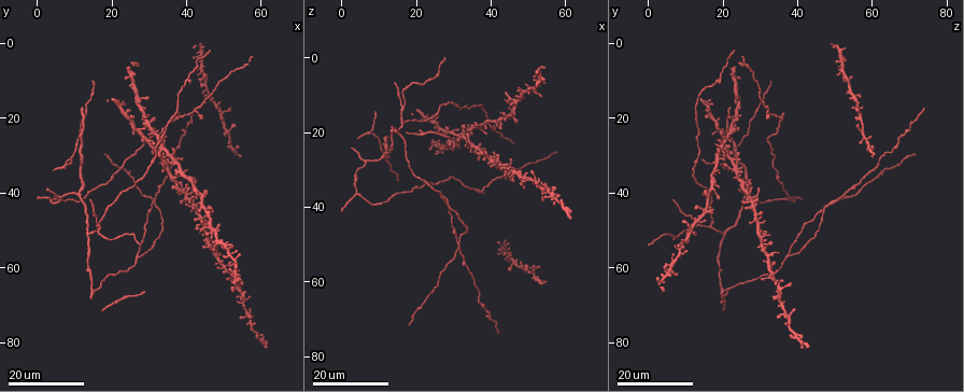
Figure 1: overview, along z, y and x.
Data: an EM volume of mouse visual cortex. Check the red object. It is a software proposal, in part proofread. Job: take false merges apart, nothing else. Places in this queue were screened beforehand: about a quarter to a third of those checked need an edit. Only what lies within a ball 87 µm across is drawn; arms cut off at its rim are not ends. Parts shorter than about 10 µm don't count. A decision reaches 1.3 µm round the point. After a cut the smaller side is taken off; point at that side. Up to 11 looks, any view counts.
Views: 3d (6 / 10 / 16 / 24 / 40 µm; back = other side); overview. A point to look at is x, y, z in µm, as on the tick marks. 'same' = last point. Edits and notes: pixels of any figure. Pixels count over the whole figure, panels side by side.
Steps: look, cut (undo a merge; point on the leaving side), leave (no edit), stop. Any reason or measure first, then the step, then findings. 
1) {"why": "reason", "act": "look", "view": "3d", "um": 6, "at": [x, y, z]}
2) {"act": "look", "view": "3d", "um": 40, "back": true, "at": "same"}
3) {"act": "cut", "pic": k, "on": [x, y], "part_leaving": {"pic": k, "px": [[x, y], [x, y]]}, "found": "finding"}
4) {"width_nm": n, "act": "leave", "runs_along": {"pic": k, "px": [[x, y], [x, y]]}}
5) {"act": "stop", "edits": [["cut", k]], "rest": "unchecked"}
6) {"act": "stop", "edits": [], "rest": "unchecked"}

{"why": "four-way junction", "act": "look", "view": "3d", "um": 24, "at": [11.0, 28.5, 24.0]}

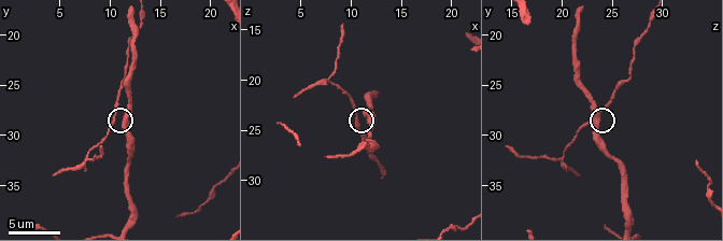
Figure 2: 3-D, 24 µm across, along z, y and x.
{"why": "zoom in", "act": "look", "view": "3d", "um": 6, "at": [11.4, 28.6, 23.4]}

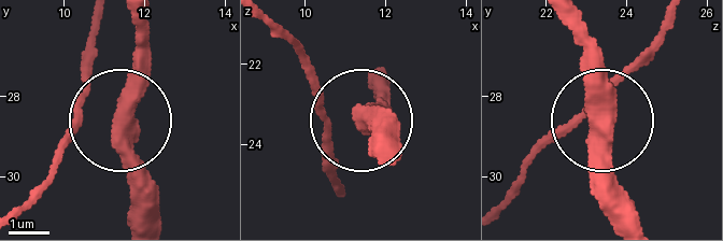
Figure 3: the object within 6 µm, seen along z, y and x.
{"width_nm": 380, "act": "leave", "runs_along": {"pic": 3, "px": [[140, 221], [119, 97], [140, 18]]}, "found": "continuous, no second neuron"}

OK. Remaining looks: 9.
{"why": "three arms meet", "act": "look", "view": "3d", "um": 24, "at": [14.0, 50.5, 20.5]}

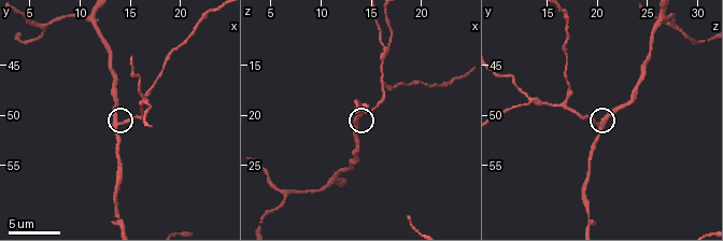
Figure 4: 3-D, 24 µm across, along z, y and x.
{"act": "look", "view": "3d", "um": 10, "at": [14.0, 50.8, 20.2]}

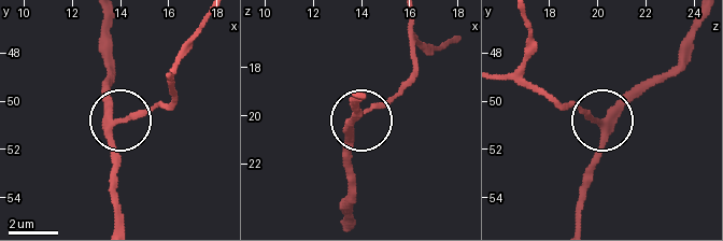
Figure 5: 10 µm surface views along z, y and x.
{"act": "look", "view": "3d", "um": 10, "back": true, "at": [13.8, 50.9, 20.2]}

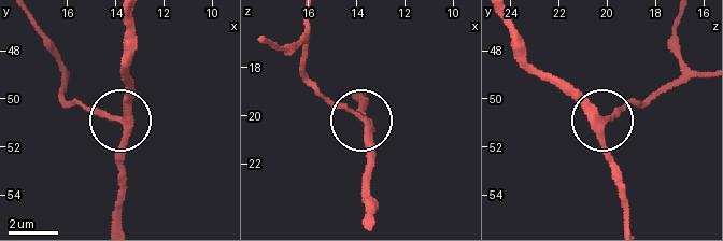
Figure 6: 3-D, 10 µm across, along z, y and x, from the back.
{"arms": 3, "act": "leave", "found": "all the same neuron"}

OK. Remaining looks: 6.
{"why": "arms part here", "act": "look", "view": "3d", "um": 6, "at": [16.2, 48.6, 16.8]}

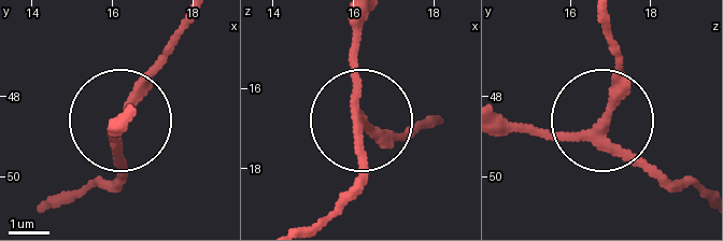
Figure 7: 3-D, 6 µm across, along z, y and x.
{"arms": 3, "act": "leave", "runs_along": {"pic": 7, "px": [[704, 195], [632, 157], [600, 124], [560, 137], [508, 127]]}, "found": "all the same neuron"}

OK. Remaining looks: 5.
{"why": "two arms at a narrow angle", "act": "look", "view": "3d", "um": 10, "at": [11.0, 40.0, 26.8]}

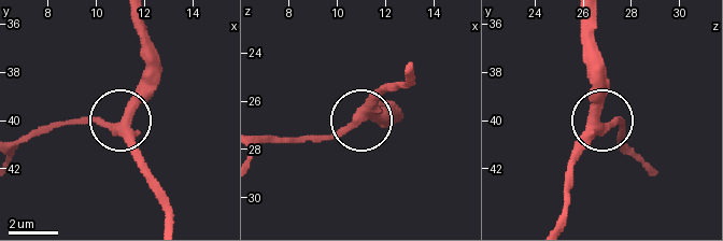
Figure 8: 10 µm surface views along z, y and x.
{"act": "look", "view": "3d", "um": 6, "at": [10.9, 40.1, 26.8]}

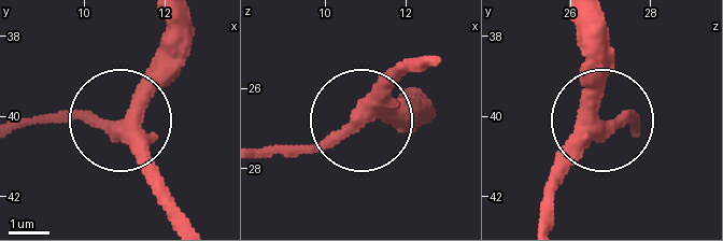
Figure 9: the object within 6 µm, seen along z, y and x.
{"arms": 4, "act": "leave", "runs_along": {"pic": 9, "px": [[538, 222], [593, 118], [590, 50]]}, "found": "one neuron here"}

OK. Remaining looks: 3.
{"why": "side arm on a straight run", "act": "look", "view": "3d", "um": 16, "at": [31.0, 41.5, 51.0]}

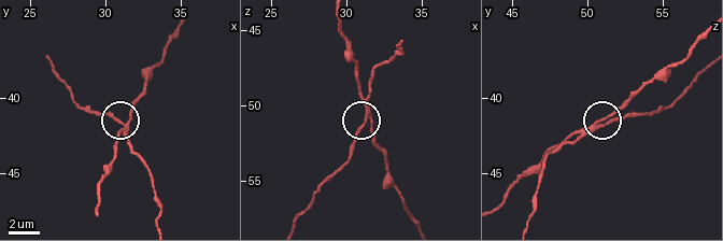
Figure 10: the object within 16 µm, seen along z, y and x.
{"act": "look", "view": "3d", "um": 10, "at": [31.4, 41.8, 51.0]}

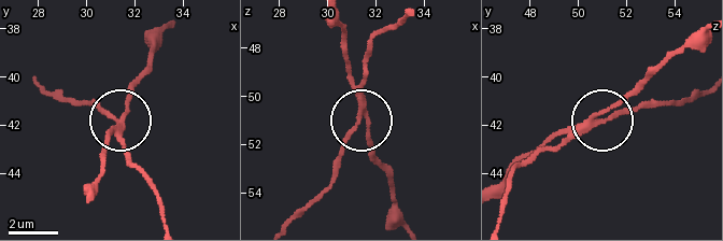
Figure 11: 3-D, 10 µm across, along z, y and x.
{"side_arm_um": 30, "act": "leave", "runs_along": {"pic": 11, "px": [[499, 183], [554, 138], [657, 104]]}, "found": "one neuron here"}

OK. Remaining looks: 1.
{"act": "stop", "edits": [], "rest": "unchecked"}

